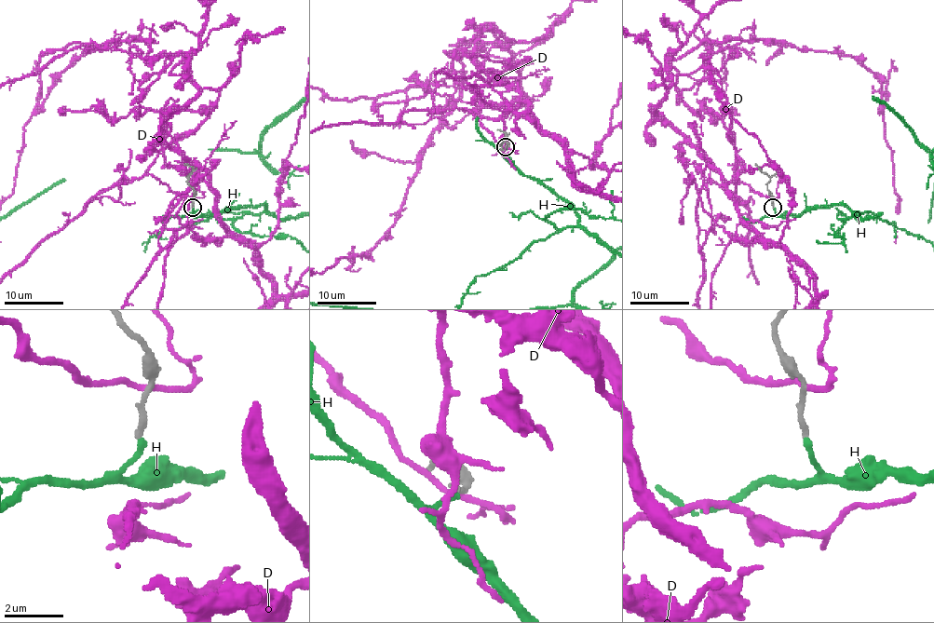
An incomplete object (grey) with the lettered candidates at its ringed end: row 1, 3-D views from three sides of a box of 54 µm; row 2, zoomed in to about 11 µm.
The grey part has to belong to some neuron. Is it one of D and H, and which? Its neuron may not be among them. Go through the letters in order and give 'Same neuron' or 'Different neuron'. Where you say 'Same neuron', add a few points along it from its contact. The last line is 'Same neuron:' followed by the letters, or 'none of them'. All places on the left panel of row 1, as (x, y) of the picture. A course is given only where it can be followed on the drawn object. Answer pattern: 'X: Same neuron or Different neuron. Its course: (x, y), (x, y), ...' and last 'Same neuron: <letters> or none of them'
D: Different neuron
H: Same neuron
Same neuron: H

